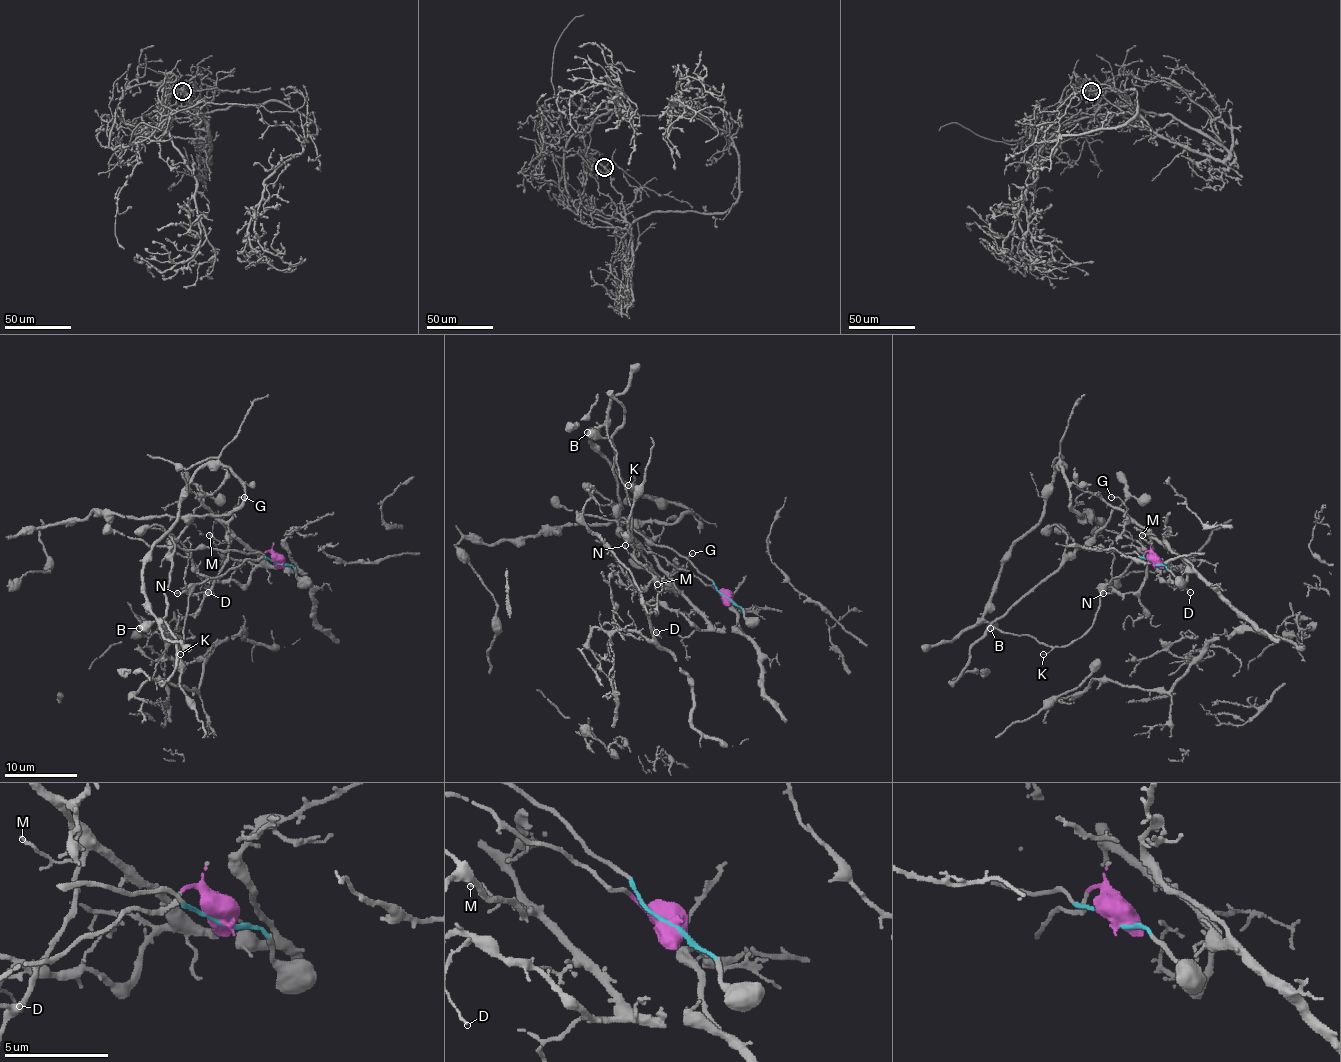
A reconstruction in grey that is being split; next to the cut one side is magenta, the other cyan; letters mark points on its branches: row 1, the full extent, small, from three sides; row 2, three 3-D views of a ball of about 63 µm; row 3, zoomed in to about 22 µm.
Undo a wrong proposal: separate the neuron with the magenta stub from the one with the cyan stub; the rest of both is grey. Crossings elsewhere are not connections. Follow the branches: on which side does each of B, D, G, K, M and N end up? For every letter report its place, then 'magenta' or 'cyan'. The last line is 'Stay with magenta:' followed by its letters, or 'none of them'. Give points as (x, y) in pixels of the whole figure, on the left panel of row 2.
B: place (139, 628); cyan
D: place (208, 592); cyan
G: place (244, 497); cyan
K: place (180, 654); magenta
M: place (209, 535); cyan
N: place (177, 593); cyan
Stay with magenta: K

